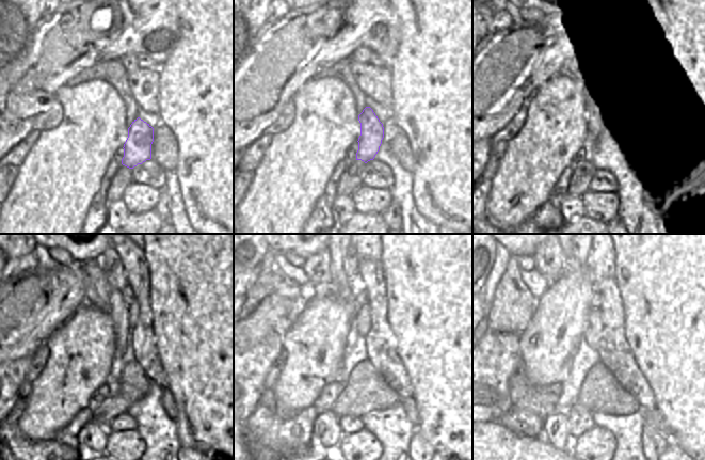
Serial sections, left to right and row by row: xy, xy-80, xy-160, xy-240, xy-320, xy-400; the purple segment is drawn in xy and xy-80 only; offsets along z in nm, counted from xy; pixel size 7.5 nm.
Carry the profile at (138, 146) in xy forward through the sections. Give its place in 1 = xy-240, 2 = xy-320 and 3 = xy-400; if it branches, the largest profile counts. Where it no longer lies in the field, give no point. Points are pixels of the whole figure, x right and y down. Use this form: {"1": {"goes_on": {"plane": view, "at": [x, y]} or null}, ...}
{"1": {"goes_on": {"plane": "xy-240", "at": [117, 310]}}, "2": {"goes_on": {"plane": "xy-320", "at": [336, 255]}}, "3": {"goes_on": {"plane": "xy-400", "at": [567, 255]}}}

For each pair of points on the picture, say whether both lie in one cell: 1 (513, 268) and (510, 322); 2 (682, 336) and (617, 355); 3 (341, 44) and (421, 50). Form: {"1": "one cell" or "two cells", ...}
{"1": "one cell", "2": "two cells", "3": "two cells"}

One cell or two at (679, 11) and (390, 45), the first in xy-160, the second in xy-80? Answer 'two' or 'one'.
two

